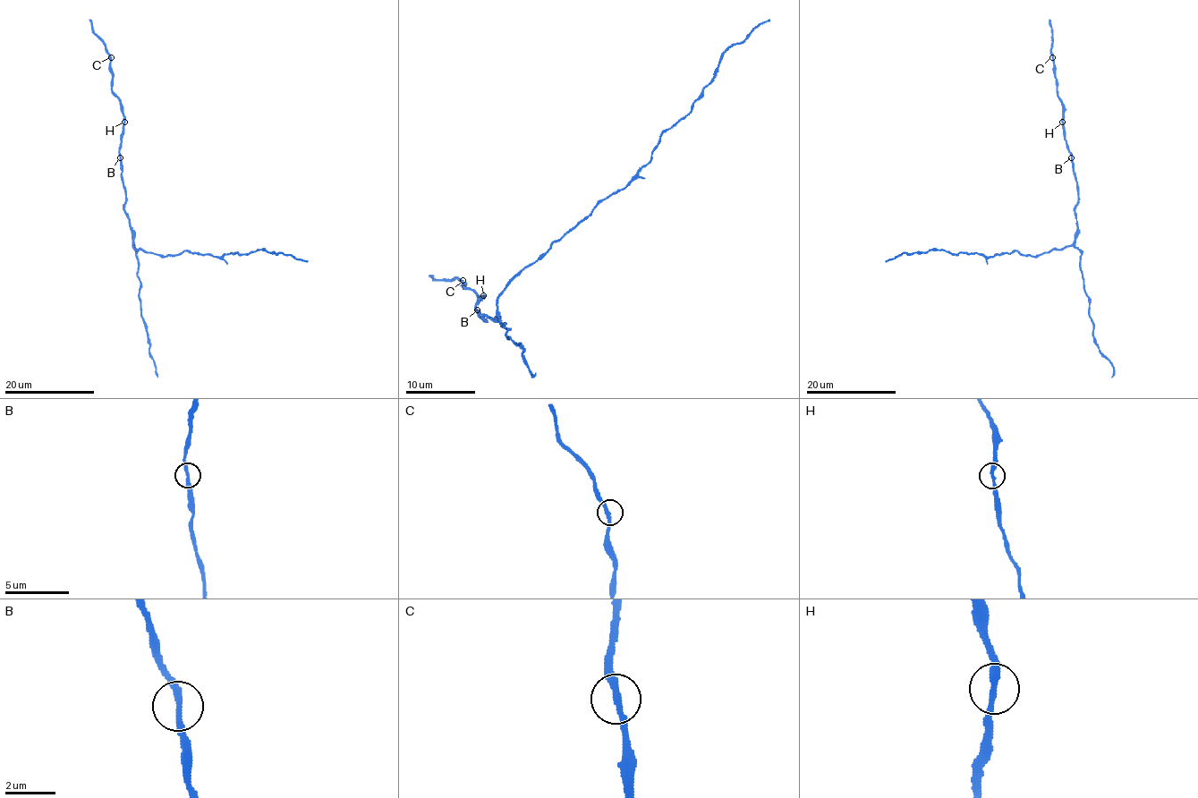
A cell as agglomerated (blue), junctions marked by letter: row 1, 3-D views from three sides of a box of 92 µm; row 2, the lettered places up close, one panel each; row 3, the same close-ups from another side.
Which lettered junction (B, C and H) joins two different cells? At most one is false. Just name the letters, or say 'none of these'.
none of these

